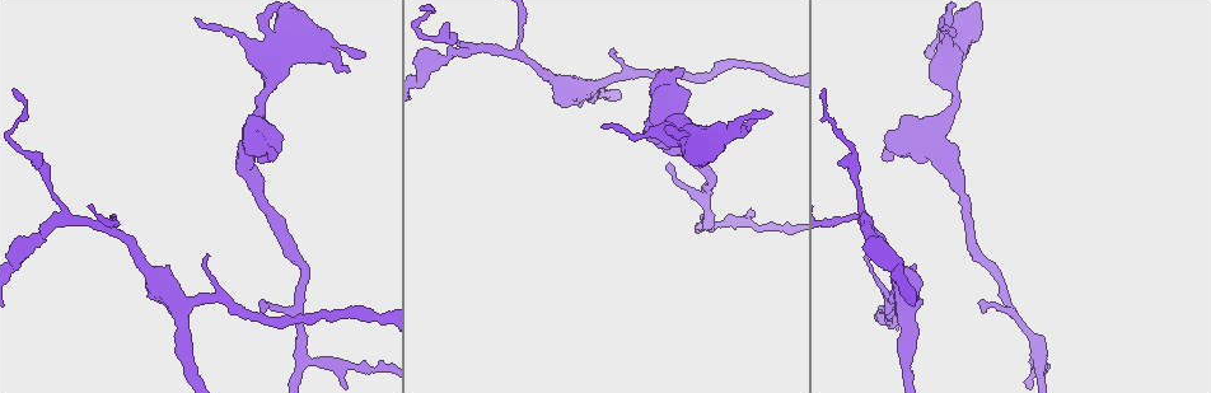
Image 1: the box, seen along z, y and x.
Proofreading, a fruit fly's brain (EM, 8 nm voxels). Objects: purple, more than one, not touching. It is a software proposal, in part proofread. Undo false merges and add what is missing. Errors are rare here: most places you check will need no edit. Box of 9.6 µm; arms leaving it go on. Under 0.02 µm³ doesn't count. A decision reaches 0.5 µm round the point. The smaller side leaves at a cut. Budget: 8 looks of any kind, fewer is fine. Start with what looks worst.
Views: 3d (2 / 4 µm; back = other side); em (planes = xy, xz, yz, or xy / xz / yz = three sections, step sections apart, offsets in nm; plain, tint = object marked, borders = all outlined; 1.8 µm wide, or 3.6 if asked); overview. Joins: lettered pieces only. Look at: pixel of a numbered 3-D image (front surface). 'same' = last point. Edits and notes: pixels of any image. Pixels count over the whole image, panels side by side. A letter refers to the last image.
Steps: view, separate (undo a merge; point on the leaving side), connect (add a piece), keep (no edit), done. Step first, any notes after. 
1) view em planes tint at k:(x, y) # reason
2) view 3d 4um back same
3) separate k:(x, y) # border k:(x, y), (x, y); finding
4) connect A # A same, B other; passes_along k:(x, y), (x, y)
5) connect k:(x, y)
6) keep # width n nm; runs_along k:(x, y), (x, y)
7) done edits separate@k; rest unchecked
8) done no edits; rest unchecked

view 3d 4um at 1:(265, 312) # tapers out

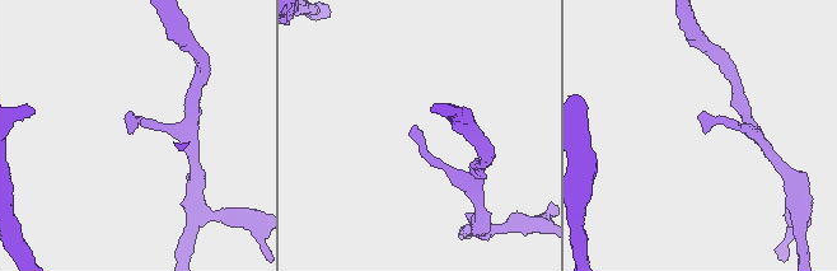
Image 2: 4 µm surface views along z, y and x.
view em xz step 4 borders at 2:(128, 133) # shape alone is not enough

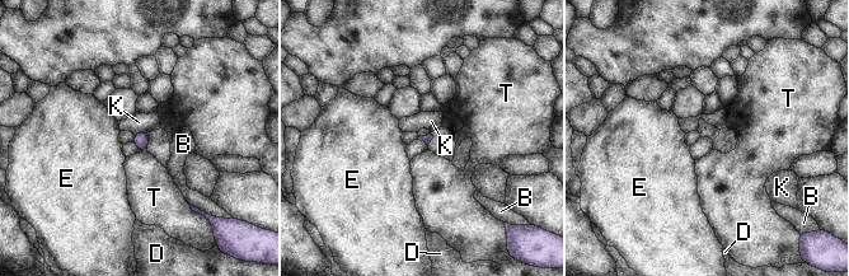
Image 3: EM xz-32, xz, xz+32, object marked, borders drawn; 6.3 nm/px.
keep # B other, D other, E other, K other, T other; no lettered piece goes on from it

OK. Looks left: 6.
view 3d 4um at 1:(195, 17) # tapers out

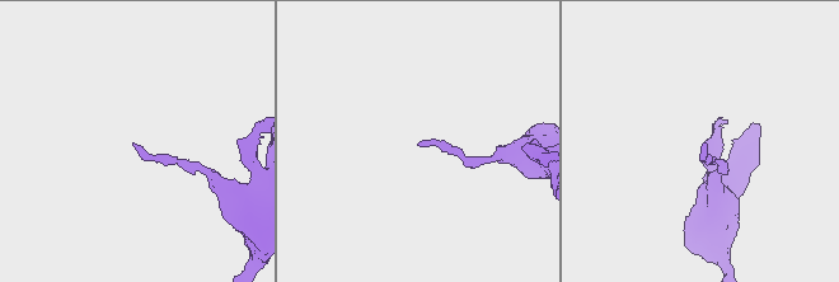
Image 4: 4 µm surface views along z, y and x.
view em planes borders at 4:(418, 145)

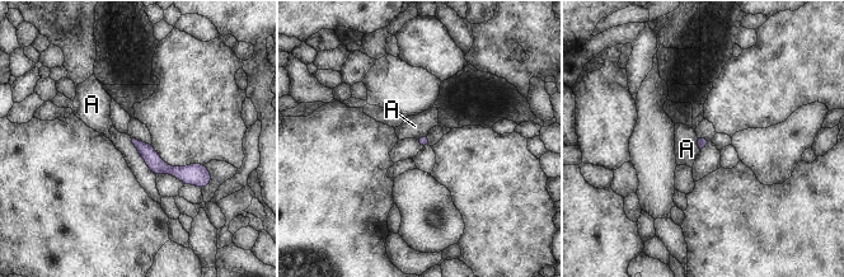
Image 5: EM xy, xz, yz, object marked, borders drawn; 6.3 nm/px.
keep # A other; runs_along 5:(137, 144), (160, 167), (200, 182); none of them fits

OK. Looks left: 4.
view 3d 4um at 1:(24, 154) # sudden change in width

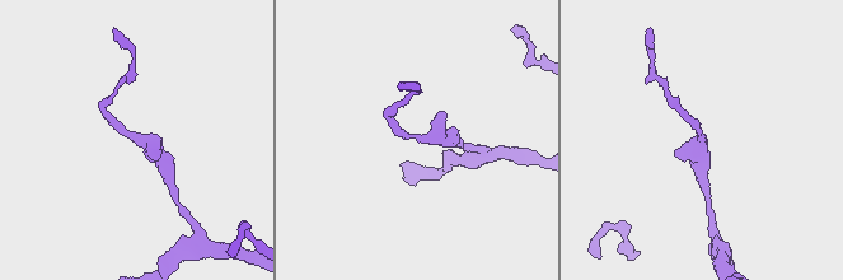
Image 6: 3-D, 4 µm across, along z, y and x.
view em planes borders at 6:(700, 134) # now the EM

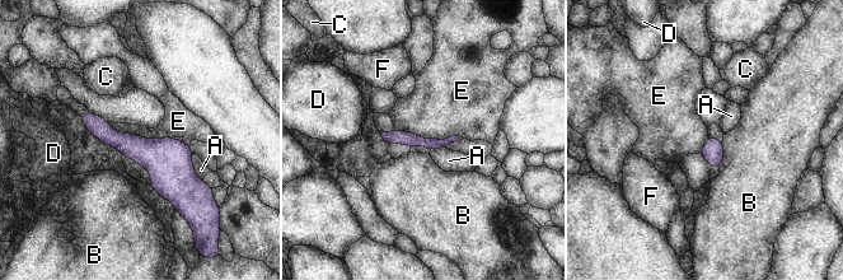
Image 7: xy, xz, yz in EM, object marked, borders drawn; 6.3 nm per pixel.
keep # A other, B other, C other, D other, E other, F other; border 7:(396, 130), (424, 138), (463, 138); one cell here

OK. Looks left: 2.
done no edits; rest unchecked

